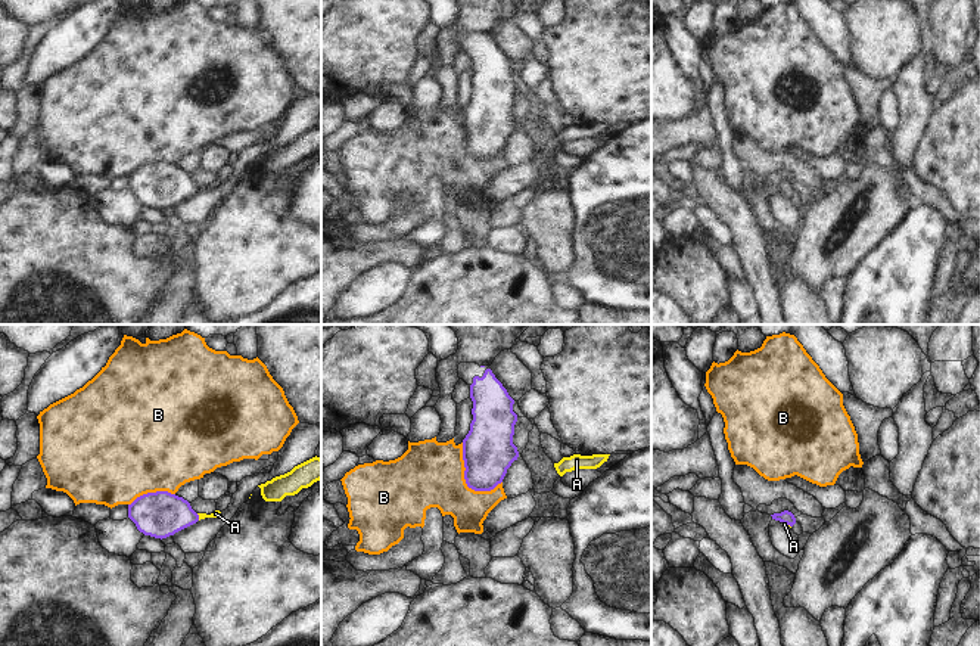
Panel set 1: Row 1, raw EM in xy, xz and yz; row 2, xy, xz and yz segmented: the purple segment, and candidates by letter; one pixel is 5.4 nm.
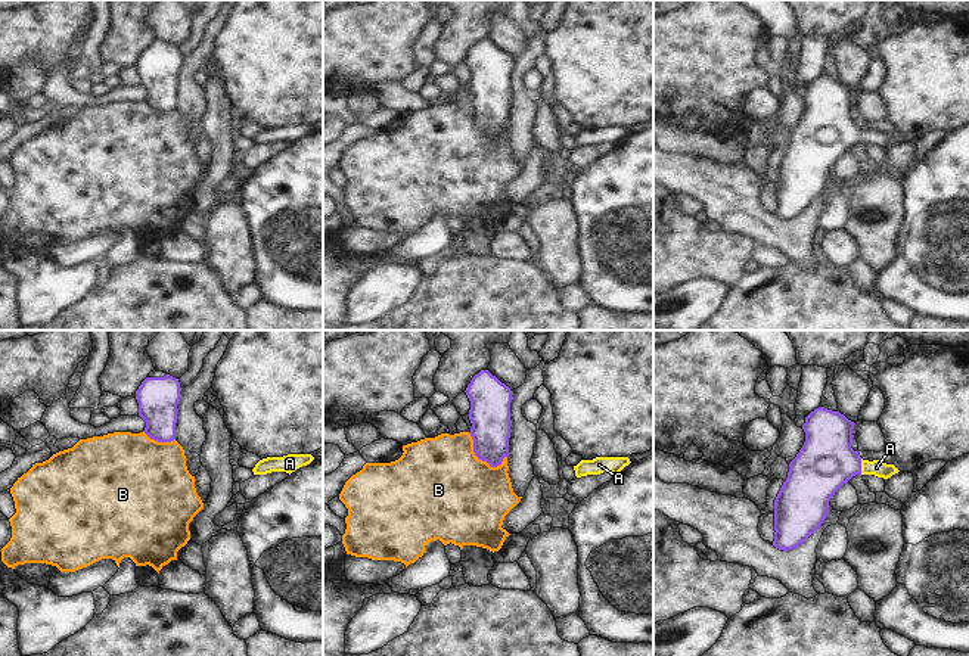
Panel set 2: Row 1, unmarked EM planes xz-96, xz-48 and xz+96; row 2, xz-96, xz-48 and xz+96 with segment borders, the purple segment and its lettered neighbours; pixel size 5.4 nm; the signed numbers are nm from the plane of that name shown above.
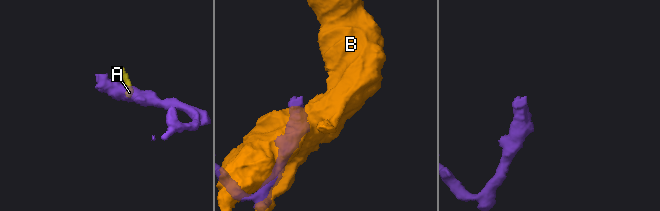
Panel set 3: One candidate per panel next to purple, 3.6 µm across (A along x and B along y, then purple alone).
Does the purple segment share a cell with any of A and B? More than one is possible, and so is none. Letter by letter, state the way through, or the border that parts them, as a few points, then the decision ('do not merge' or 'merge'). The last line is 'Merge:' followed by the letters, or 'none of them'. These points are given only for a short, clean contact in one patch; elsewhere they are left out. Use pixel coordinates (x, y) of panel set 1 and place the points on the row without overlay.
A: way xy (161, 183), (198, 186), (215, 183); merge
B: do not merge
Merge: A

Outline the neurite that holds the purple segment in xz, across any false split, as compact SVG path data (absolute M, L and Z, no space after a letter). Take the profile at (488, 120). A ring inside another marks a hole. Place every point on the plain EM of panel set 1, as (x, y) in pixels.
M460 32L458 47L470 56L473 90L463 109L464 149L475 161L491 161L503 152L519 127L513 114L517 84L514 69L489 35Z

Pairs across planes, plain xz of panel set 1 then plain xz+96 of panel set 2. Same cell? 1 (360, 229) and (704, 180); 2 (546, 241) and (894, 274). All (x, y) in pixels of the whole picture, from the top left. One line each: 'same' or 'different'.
1: same
2: different

